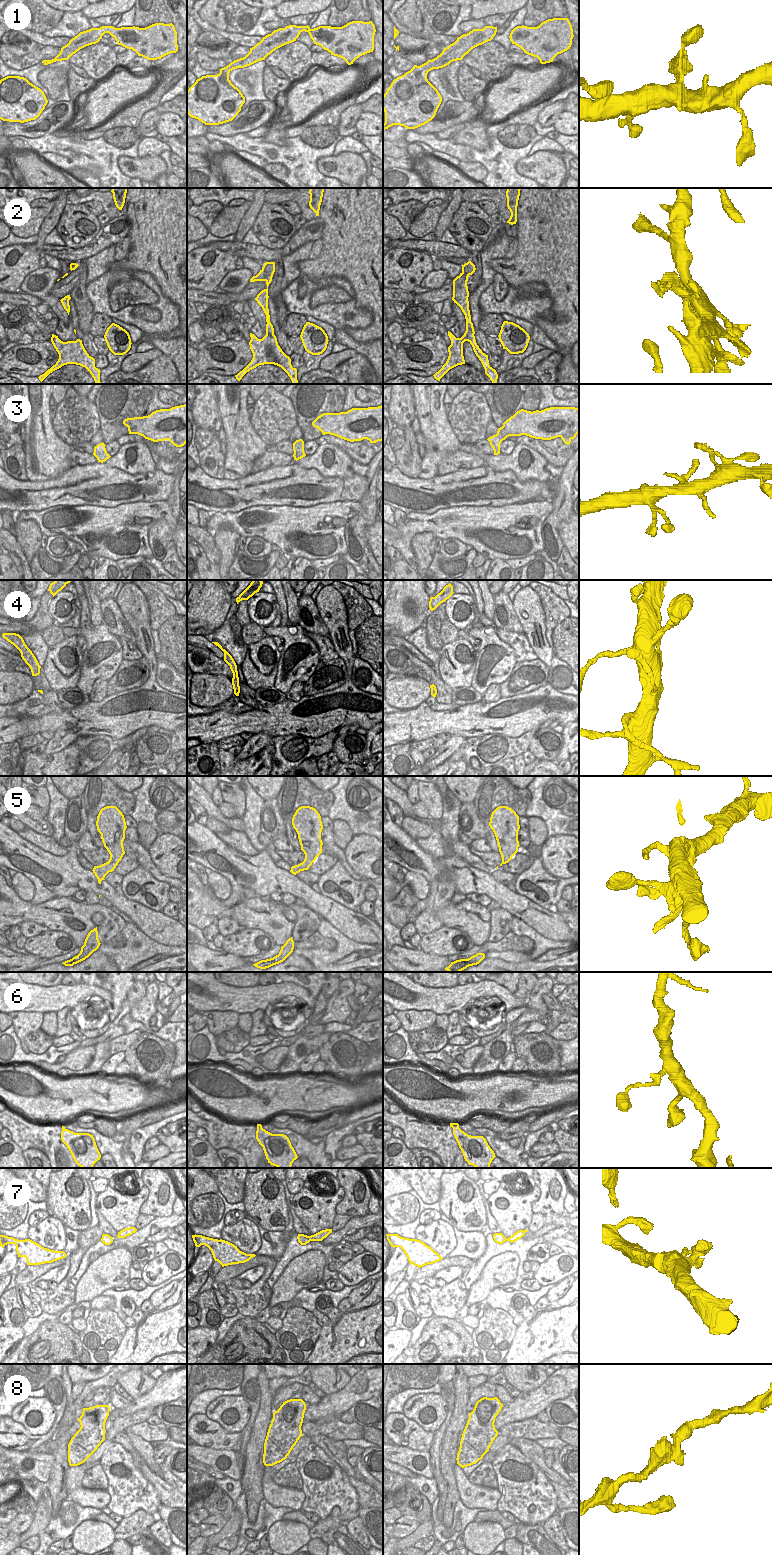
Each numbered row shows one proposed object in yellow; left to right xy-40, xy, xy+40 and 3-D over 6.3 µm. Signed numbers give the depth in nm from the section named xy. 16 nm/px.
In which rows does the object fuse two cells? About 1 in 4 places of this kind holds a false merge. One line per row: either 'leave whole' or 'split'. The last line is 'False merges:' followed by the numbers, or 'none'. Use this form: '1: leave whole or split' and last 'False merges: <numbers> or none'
1: leave whole
2: split
3: leave whole
4: leave whole
5: leave whole
6: leave whole
7: leave whole
8: leave whole
False merges: 2

